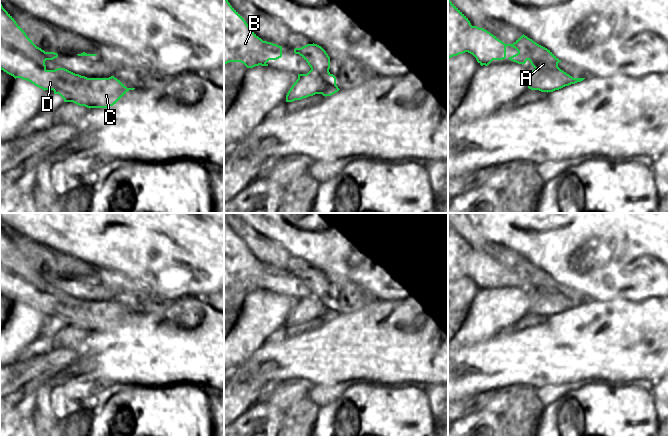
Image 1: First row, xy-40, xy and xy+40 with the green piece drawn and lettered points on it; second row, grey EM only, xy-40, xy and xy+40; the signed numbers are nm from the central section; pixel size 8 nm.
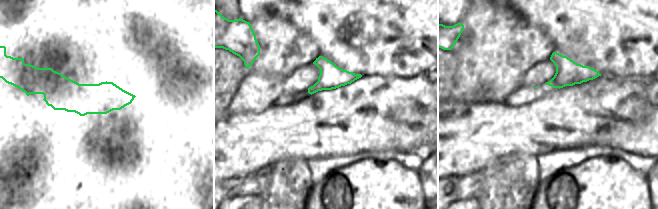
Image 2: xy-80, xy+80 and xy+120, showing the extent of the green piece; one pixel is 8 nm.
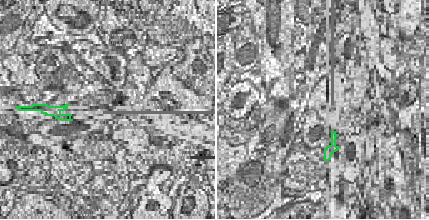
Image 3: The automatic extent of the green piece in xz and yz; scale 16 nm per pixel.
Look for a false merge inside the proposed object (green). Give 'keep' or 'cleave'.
cleave

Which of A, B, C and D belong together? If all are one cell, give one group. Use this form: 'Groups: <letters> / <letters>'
Groups: A / B C D

